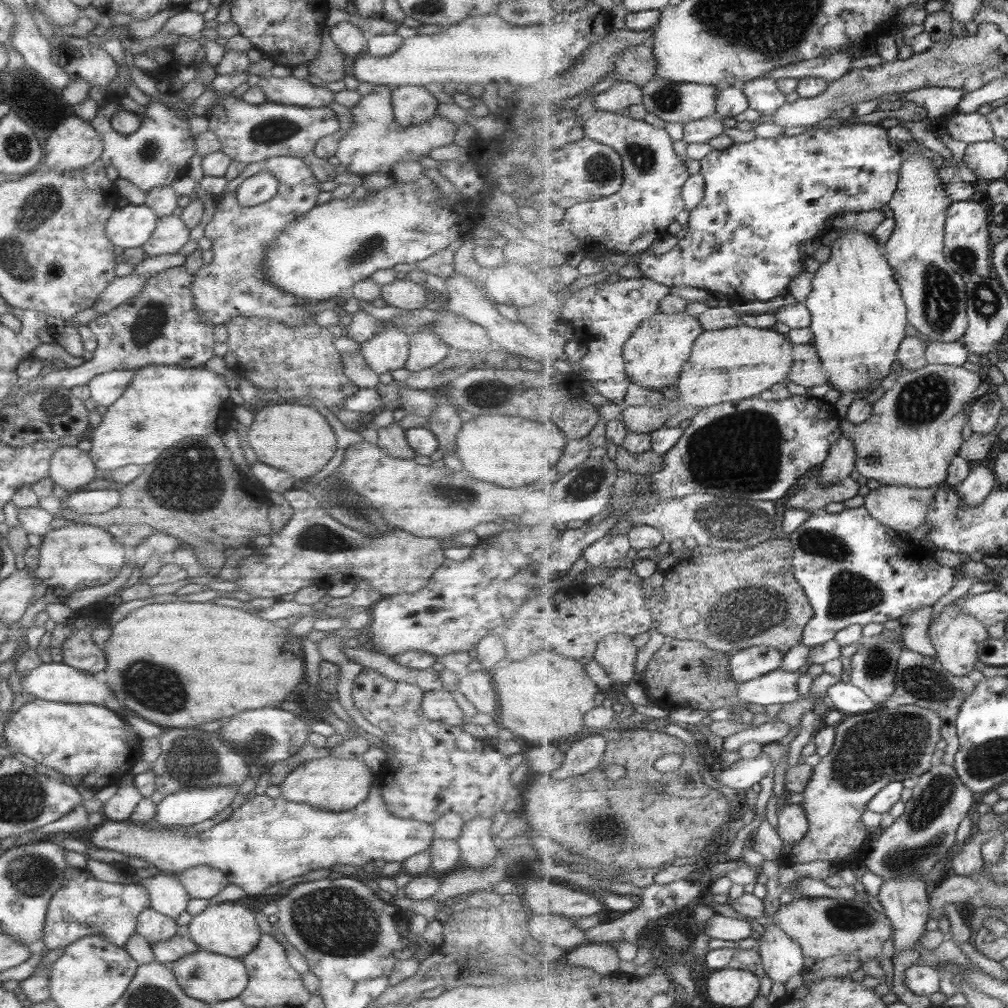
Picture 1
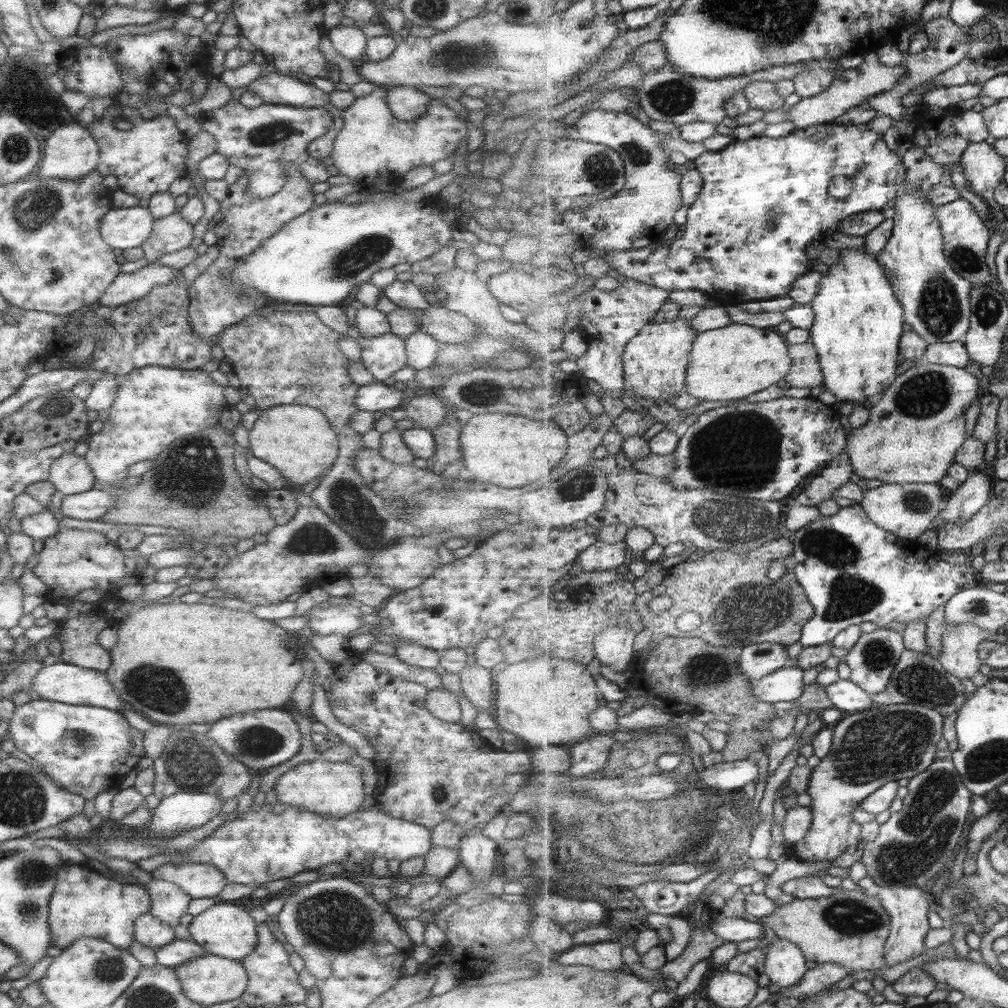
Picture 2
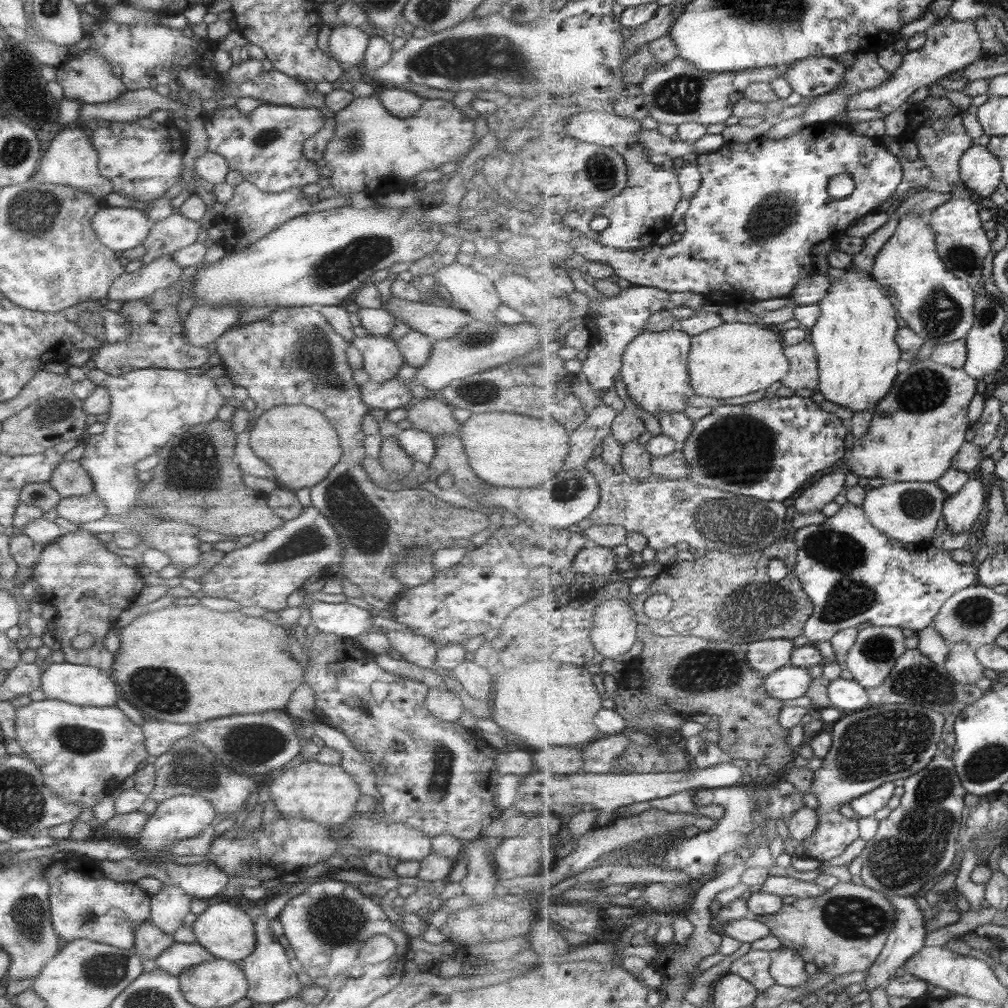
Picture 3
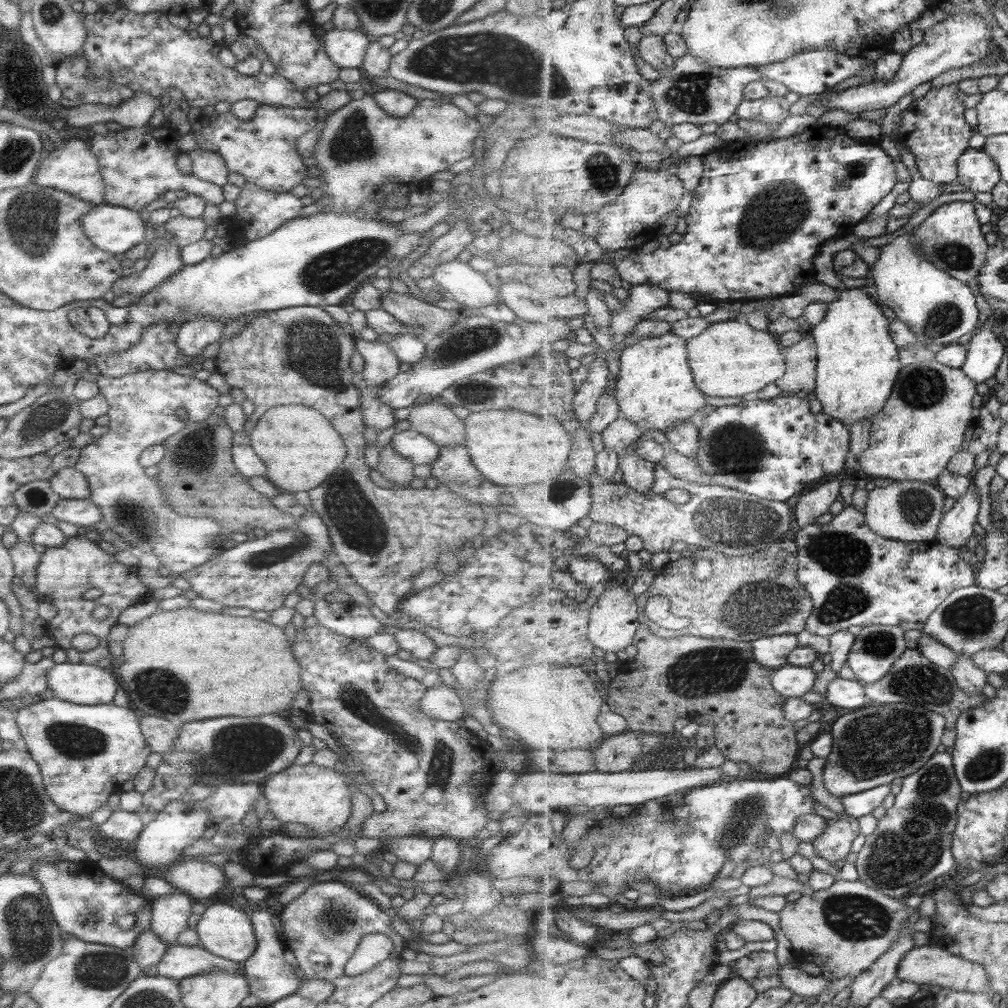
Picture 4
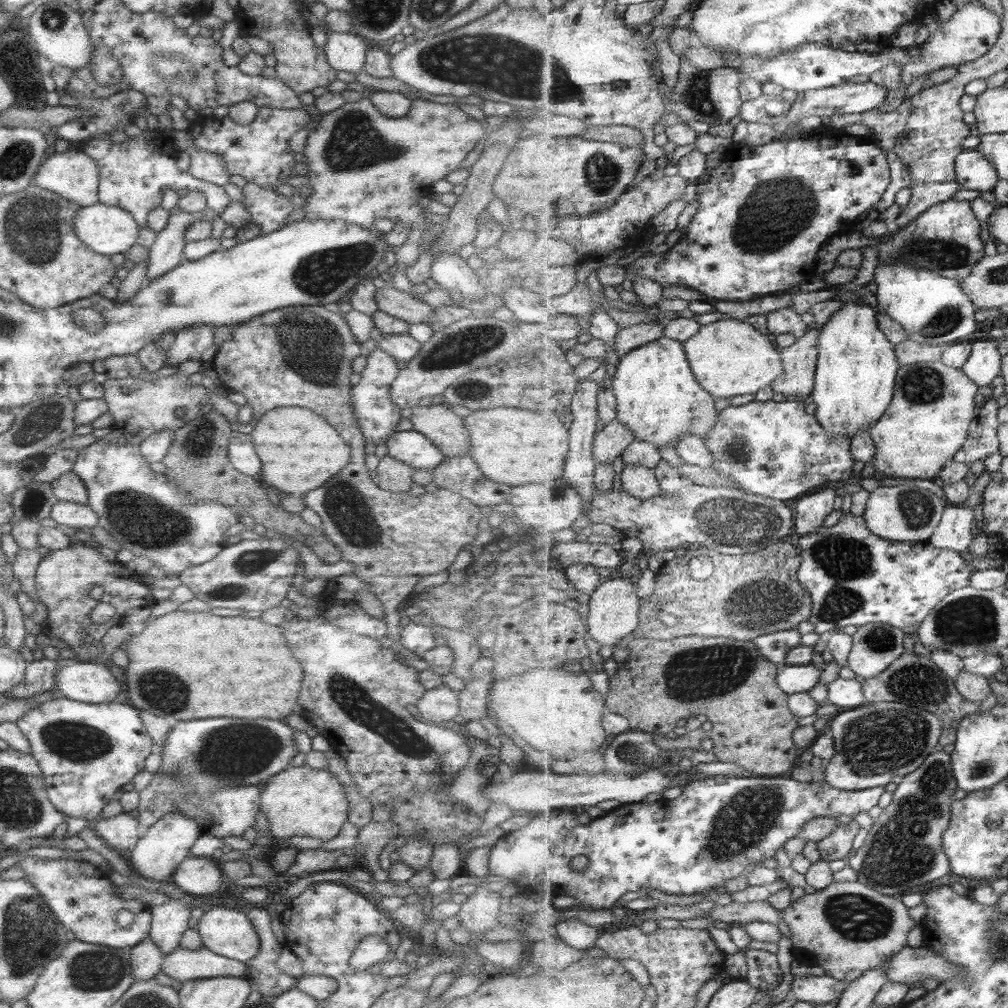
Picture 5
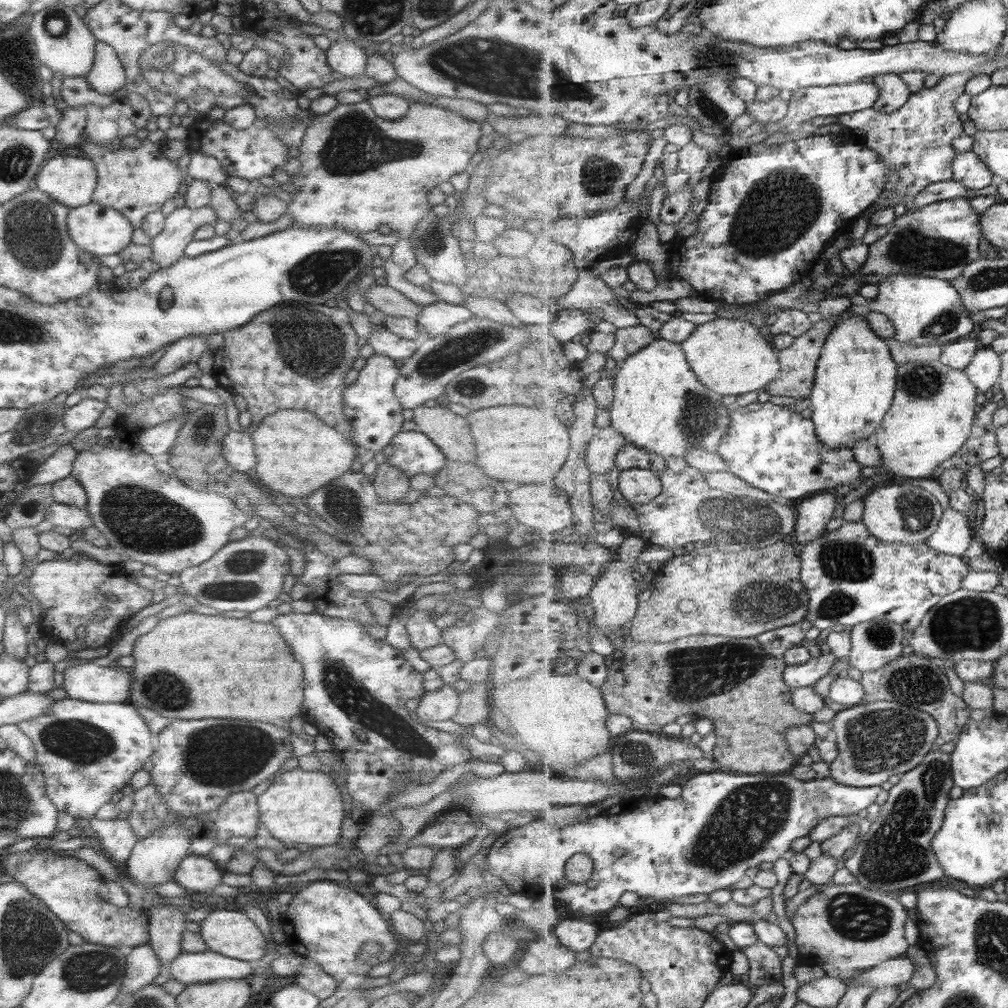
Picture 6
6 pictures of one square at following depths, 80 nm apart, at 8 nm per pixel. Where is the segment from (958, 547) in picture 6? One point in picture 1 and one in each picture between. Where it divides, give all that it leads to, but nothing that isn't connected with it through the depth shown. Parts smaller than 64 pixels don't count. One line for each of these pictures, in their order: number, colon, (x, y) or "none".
1: (978, 486)
2: (972, 496)
3: (961, 511)
4: (958, 524)
5: (955, 532)

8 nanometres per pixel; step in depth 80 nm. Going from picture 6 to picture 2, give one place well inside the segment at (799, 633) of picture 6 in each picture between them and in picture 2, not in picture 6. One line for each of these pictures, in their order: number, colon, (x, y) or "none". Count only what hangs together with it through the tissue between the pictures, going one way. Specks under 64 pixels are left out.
2: (758, 660)
3: (767, 656)
4: (773, 651)
5: (775, 646)

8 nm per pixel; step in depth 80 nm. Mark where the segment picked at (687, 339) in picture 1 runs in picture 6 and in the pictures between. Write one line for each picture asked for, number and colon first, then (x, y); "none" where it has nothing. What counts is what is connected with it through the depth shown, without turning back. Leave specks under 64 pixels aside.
2: (656, 360)
3: (655, 371)
4: (655, 388)
5: (659, 397)
6: (660, 404)

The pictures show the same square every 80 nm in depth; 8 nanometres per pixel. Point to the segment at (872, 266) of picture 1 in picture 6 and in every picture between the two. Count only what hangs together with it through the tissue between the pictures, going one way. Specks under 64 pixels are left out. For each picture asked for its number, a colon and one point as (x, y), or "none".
2: (858, 326)
3: (859, 358)
4: (859, 364)
5: (857, 373)
6: (855, 385)

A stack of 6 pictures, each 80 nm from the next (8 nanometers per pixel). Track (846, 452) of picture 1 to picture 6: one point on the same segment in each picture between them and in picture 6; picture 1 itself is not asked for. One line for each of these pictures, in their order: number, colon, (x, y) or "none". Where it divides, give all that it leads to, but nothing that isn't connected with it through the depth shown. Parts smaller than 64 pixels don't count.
2: (836, 474)
3: (814, 498)
4: (814, 503)
5: (811, 510)
6: (814, 512)

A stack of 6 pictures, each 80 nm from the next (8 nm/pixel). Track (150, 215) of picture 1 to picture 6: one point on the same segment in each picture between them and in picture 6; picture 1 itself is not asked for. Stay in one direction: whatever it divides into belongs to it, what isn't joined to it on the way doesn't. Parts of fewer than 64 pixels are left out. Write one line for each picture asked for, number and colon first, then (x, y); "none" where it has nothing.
2: (122, 228)
3: (119, 229)
4: (112, 229)
5: (107, 230)
6: (98, 231)

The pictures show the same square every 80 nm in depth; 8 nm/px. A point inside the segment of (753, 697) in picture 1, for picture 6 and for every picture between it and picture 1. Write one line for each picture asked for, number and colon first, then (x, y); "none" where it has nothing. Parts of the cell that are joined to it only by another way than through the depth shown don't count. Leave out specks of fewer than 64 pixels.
2: (786, 685)
3: (790, 682)
4: (792, 681)
5: (792, 679)
6: (805, 675)

